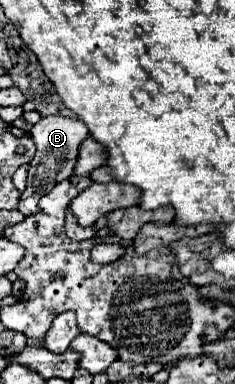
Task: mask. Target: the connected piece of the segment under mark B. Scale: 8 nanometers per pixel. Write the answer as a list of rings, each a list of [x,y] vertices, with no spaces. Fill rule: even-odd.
[[[45,116],[31,128],[29,134],[37,146],[37,152],[35,152],[35,158],[31,160],[27,188],[21,192],[21,198],[19,198],[19,210],[25,216],[37,212],[39,198],[43,194],[47,194],[57,182],[71,178],[79,144],[87,138],[89,130],[81,120],[71,120],[71,118],[61,118],[61,116]]]

